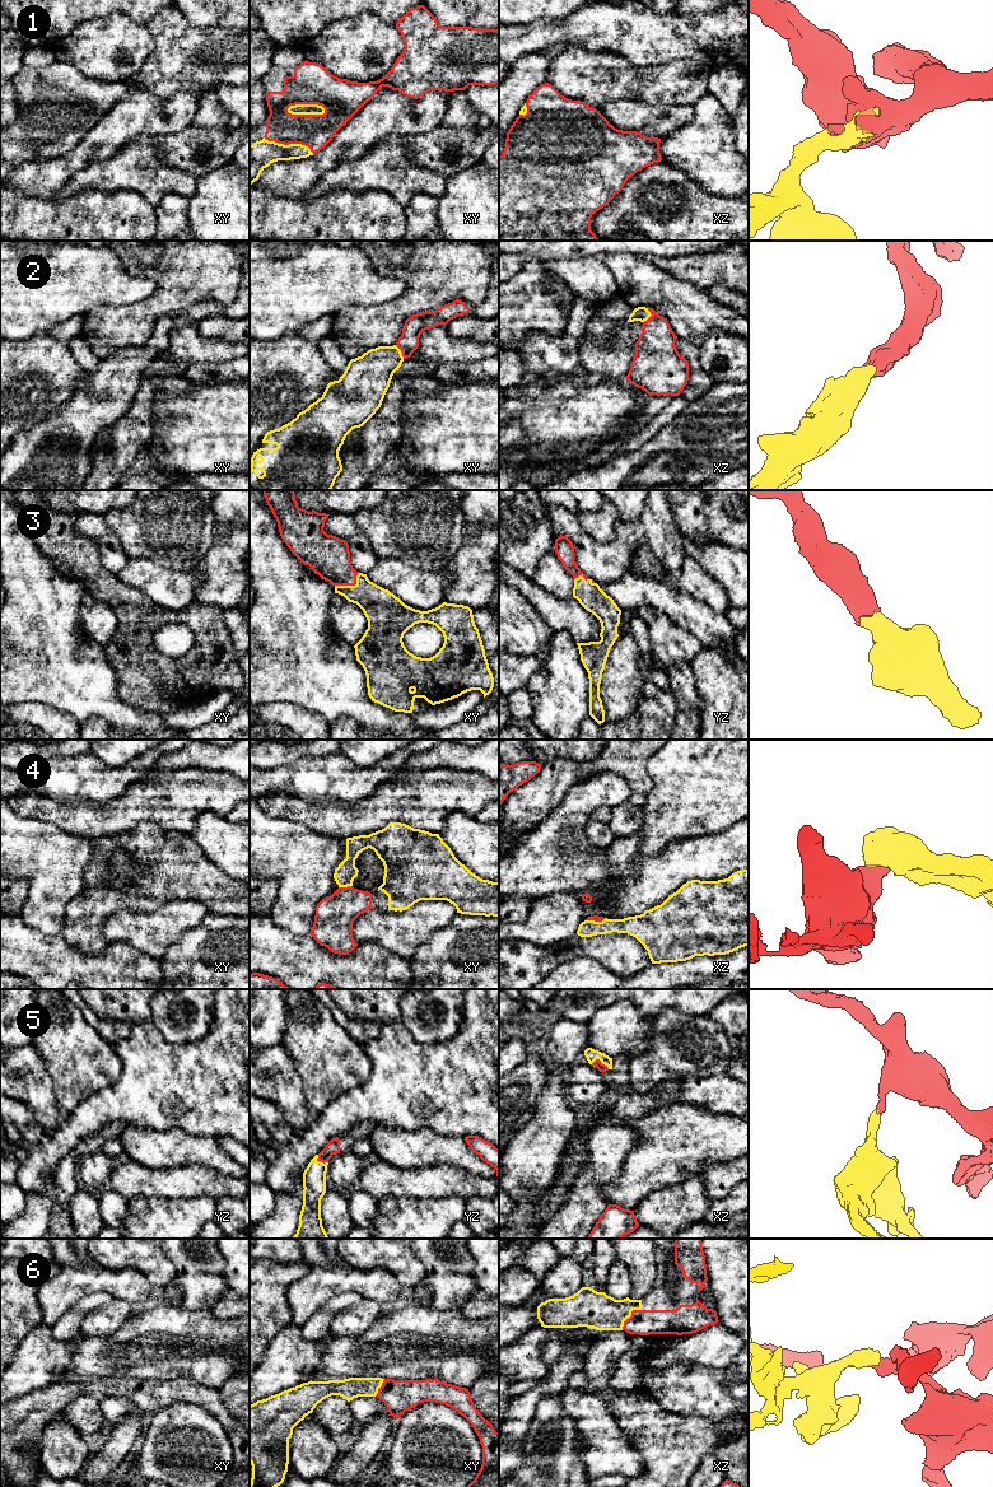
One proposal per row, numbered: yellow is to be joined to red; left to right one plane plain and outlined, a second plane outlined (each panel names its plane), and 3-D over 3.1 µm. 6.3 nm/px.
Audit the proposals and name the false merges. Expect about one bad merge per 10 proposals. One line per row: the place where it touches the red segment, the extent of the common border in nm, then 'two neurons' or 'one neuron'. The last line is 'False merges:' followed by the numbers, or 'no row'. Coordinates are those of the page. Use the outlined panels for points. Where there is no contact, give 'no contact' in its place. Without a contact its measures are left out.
1: meets red in xy at (307, 115); contact 240 nm long; one neuron
2: meets red in xz at (651, 316); contact 100 nm long; one neuron
3: meets red in xy at (350, 584); contact 170 nm long; one neuron
4: meets red in xy at (344, 887); contact 80 nm long; one neuron
5: meets red in xz at (600, 1061); contact 120 nm long; one neuron
6: meets red in xz at (630, 1317); contact 180 nm long; one neuron
False merges: no row

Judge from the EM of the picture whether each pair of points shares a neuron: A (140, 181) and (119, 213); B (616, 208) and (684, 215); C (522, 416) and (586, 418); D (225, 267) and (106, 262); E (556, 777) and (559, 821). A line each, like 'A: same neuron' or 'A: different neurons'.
A: different neurons
B: same neuron
C: same neuron
D: different neurons
E: different neurons

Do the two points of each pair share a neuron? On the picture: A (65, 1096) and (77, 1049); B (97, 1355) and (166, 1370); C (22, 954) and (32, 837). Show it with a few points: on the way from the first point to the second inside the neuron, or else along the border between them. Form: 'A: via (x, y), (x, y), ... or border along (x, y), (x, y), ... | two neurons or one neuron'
A: via (71, 1085), (77, 1073), (77, 1061) | one neuron
B: via (113, 1357), (149, 1359) | one neuron
C: border along (21, 912), (28, 924), (43, 933), (51, 935) | two neurons

